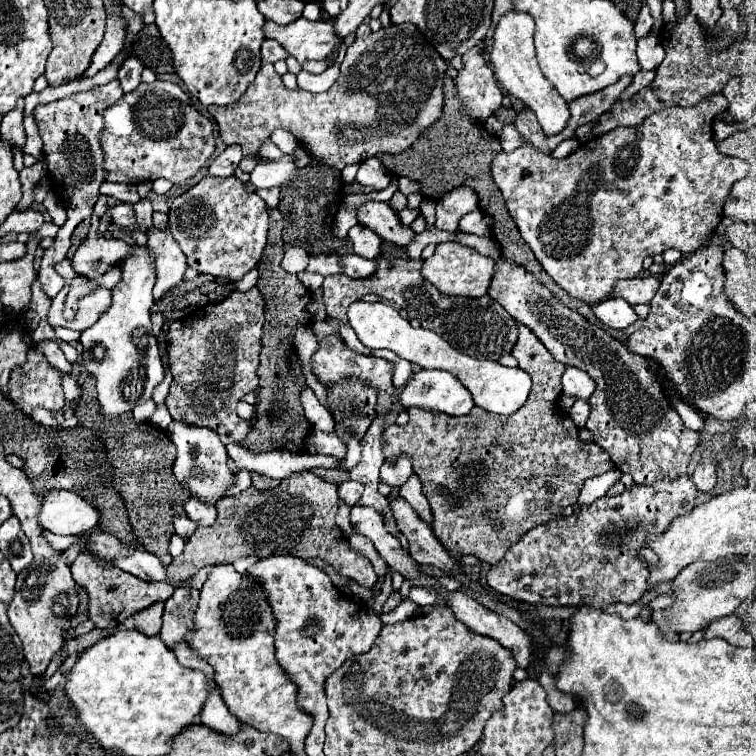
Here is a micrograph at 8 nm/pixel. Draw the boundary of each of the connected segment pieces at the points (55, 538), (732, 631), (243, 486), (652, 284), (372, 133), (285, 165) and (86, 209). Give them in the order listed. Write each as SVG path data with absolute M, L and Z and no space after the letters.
M46 531L46 541L54 547L54 549L68 549L68 545L74 545L76 541L80 541L80 537L64 537L64 535L54 535L50 531Z
M728 615L728 617L712 621L712 625L708 625L708 631L704 637L706 639L722 637L732 645L750 647L750 633L742 627L742 621L738 615Z
M238 471L236 473L236 485L230 489L230 495L246 491L248 487L250 487L250 473L248 471Z
M648 275L648 277L634 277L634 279L626 279L626 281L618 281L616 283L616 297L624 297L630 305L638 305L638 303L650 303L652 297L656 295L660 285L660 279L656 275Z
M362 23L356 31L354 43L348 47L344 63L340 67L340 77L336 83L324 93L310 93L304 89L286 89L282 77L274 71L272 63L264 63L258 71L256 79L250 83L248 91L236 105L226 107L208 107L210 115L218 123L220 137L226 145L240 145L244 157L258 157L260 147L266 139L270 139L274 129L290 131L300 145L308 149L308 153L324 163L326 167L334 167L342 171L346 165L362 163L380 153L402 153L408 149L424 129L430 129L442 115L444 105L444 75L446 61L436 53L436 49L418 33L414 25L390 25L382 31L382 39L376 41L376 33Z
M284 155L278 161L264 161L250 173L250 185L260 191L264 187L280 187L294 181L298 169L294 167L294 155Z
M114 79L106 85L92 87L90 91L80 91L70 97L64 97L60 101L52 101L48 105L38 105L34 109L34 121L40 129L40 137L44 141L44 159L48 163L48 179L52 189L62 199L68 221L60 227L60 231L54 237L52 247L44 251L42 267L38 271L38 279L42 283L42 289L56 297L58 291L64 287L64 279L54 271L54 263L64 259L70 249L70 235L72 231L92 215L94 203L100 197L100 185L106 181L104 177L104 151L100 147L100 135L104 131L104 119L102 111L112 107L120 97L124 95L120 81Z

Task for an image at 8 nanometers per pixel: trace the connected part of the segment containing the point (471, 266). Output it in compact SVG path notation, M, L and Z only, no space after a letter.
M456 241L440 243L440 245L436 245L434 255L424 259L422 275L442 295L450 295L450 297L484 297L486 291L488 291L488 285L492 281L492 275L494 275L494 259L484 257L476 249L464 247Z

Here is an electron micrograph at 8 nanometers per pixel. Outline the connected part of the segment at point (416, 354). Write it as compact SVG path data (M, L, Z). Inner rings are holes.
M354 301L348 309L348 321L350 327L356 331L358 339L370 347L370 349L390 349L398 357L424 367L424 369L444 369L448 373L454 373L454 377L470 391L474 403L490 413L498 415L512 415L516 413L528 399L532 381L526 371L518 367L504 367L496 361L480 361L472 359L456 349L452 349L440 335L434 331L422 329L422 327L412 327L400 313L386 303L364 303L364 301Z

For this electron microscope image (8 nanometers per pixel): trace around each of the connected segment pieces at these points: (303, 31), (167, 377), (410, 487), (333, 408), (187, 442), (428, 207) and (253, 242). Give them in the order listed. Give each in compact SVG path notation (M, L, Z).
M300 17L290 25L276 25L274 21L266 21L264 33L268 39L276 39L300 63L308 59L324 61L336 47L342 45L342 37L336 37L332 19L308 21Z
M166 369L166 371L164 371L164 379L156 385L156 389L154 389L154 393L152 393L154 403L164 403L166 395L168 395L168 389L170 389L170 381L172 381L172 375L170 375L170 371Z
M412 475L402 487L400 487L400 495L418 511L418 515L428 523L432 525L432 513L430 513L430 507L428 507L428 501L422 493L422 483L416 475Z
M344 379L336 385L324 385L328 391L328 411L336 425L348 429L358 441L362 441L368 425L376 417L378 393L366 381Z
M172 421L168 435L178 449L176 461L172 465L174 479L190 493L190 497L208 501L212 505L216 505L218 499L226 497L226 491L234 485L234 473L226 465L228 455L226 455L226 447L220 441L220 437L212 429L190 427L186 423L176 423L176 421Z
M424 197L420 203L420 215L426 219L426 229L432 229L436 221L436 201Z
M206 175L170 207L170 231L188 259L188 267L208 273L218 281L236 281L256 267L268 233L266 203L248 193L244 183L232 177Z

